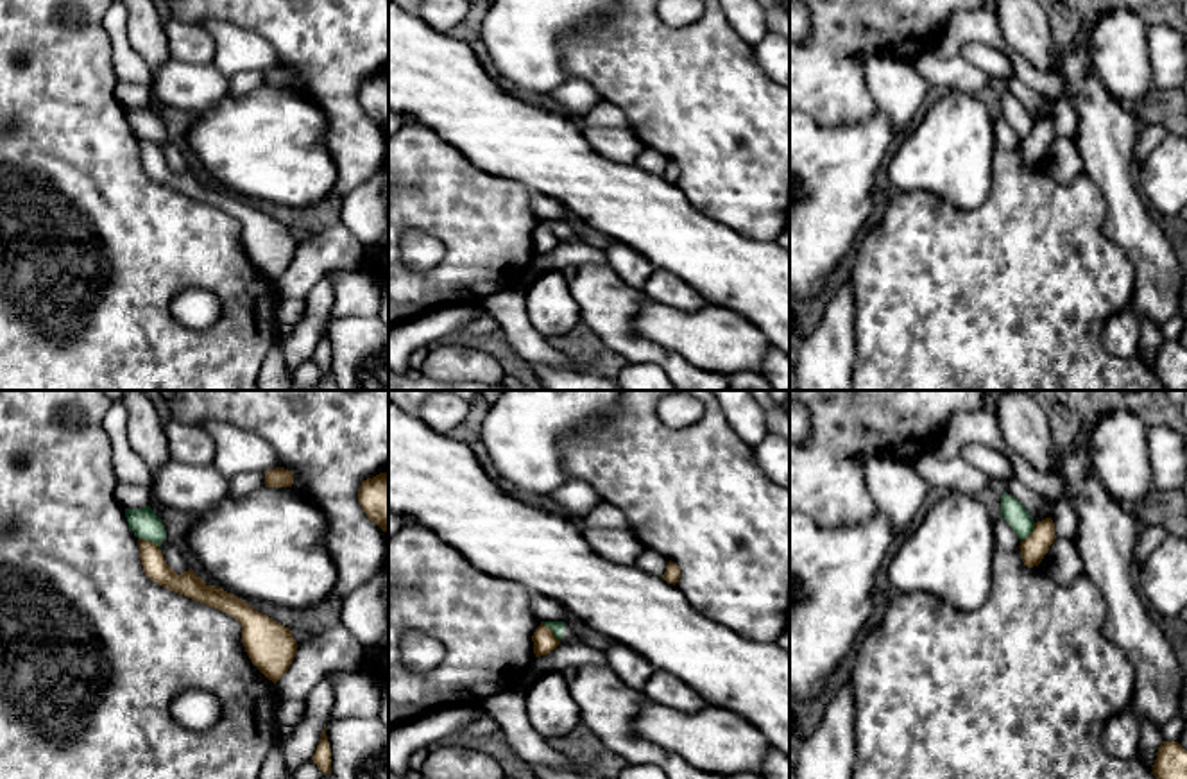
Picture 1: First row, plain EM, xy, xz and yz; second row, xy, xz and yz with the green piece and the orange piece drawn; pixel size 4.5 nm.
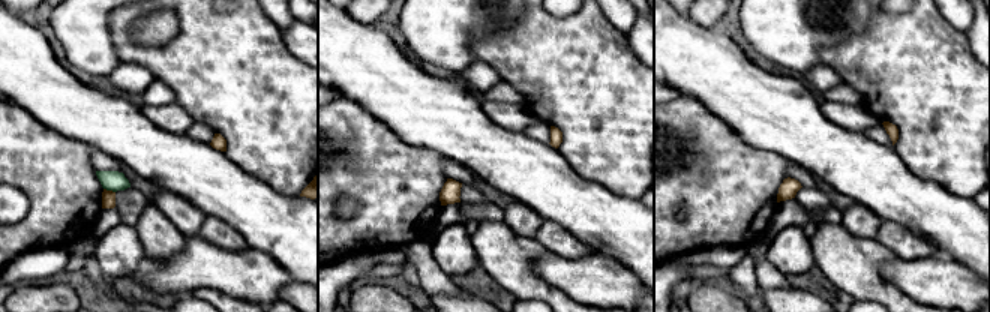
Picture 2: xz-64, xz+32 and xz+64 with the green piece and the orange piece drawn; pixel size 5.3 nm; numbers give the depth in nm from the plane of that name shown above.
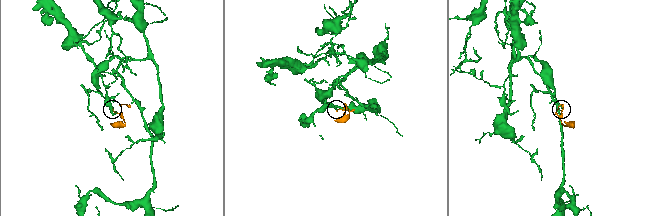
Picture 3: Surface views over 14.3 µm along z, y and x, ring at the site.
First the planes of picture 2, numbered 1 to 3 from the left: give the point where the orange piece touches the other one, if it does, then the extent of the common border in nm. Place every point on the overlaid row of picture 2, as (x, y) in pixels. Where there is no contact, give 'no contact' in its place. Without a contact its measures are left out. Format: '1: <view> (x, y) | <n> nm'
1: xz-64 (110, 189) | 70 nm
2: no contact
3: no contact

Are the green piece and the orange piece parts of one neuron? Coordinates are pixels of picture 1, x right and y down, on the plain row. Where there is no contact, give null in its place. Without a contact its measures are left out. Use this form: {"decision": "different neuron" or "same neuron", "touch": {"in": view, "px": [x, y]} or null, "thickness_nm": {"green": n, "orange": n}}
{"decision": "different neuron", "touch": {"in": "xz", "px": [552, 228]}, "thickness_nm": {"green": 60, "orange": 100}}

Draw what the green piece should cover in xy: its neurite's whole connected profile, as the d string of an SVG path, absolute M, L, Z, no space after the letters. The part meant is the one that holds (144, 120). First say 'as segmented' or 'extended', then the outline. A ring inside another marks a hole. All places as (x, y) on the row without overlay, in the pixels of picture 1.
as segmented; M149 104L143 107L125 107L125 116L138 138L150 140L158 145L167 138L165 124Z

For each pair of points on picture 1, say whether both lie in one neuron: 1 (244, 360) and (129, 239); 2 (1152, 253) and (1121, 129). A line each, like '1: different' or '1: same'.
1: same
2: same

